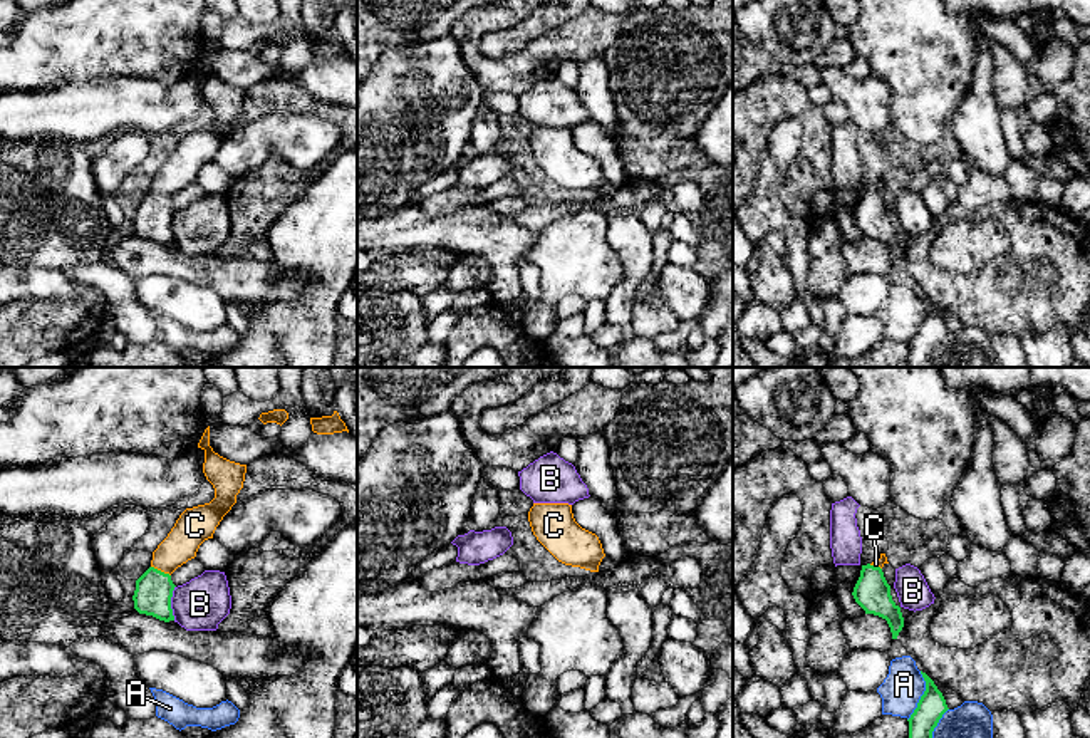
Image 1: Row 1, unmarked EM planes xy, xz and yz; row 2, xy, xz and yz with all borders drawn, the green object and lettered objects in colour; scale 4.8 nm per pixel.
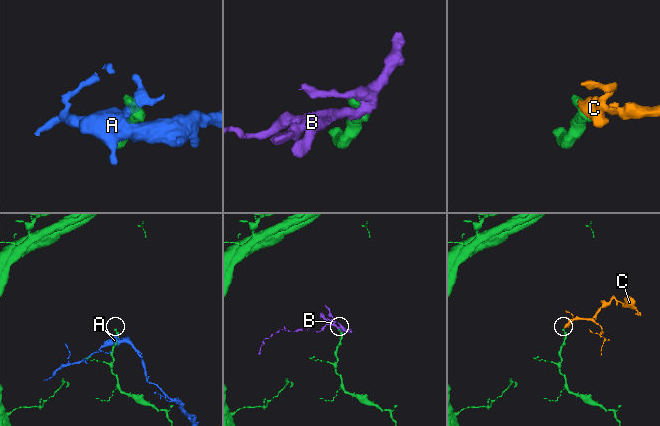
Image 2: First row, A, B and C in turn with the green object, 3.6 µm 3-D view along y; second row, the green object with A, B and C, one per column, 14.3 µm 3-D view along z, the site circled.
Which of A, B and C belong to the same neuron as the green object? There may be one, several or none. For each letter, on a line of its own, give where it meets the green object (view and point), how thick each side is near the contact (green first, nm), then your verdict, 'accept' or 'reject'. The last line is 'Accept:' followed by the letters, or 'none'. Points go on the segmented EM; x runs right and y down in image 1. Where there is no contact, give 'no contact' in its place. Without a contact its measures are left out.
A: yz (921, 696) | 140/190 nm | reject
B: xy (170, 602) | 180/260 nm | reject
C: xy (160, 571) | 180/160 nm | accept
Accept: C

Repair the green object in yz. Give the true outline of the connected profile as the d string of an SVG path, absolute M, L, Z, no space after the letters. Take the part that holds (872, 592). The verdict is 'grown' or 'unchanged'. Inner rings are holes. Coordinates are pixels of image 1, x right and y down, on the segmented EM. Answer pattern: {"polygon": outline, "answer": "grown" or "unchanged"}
{"polygon": "M885 554L880 559L862 565L860 577L854 587L855 602L865 611L887 621L892 639L897 639L904 627L901 607L892 600L890 585L887 584L882 567L889 564Z", "answer": "grown"}

